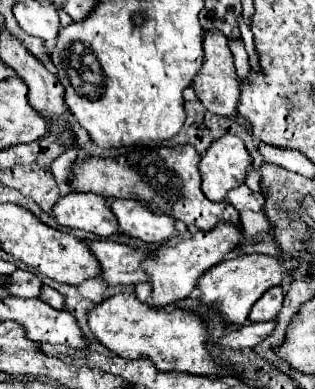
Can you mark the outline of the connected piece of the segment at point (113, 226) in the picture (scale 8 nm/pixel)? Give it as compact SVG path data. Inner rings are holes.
M69 192L61 196L53 206L53 218L61 226L85 230L101 238L119 232L117 220L113 218L113 212L109 212L107 200L97 194Z

